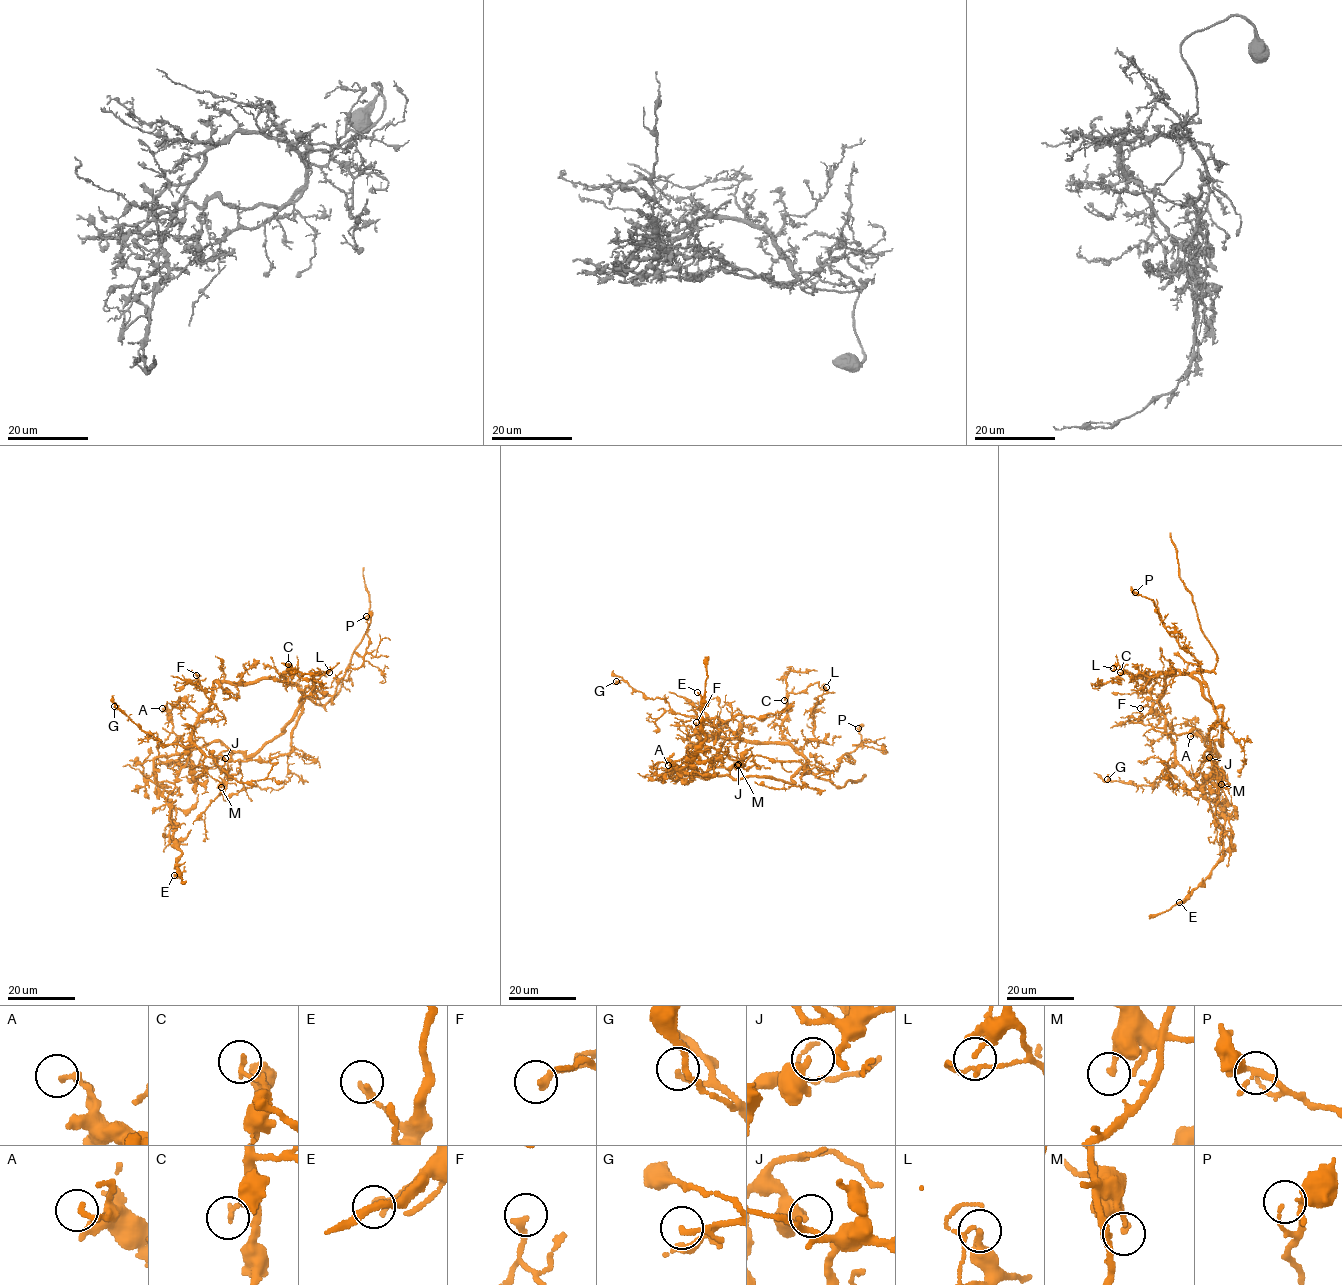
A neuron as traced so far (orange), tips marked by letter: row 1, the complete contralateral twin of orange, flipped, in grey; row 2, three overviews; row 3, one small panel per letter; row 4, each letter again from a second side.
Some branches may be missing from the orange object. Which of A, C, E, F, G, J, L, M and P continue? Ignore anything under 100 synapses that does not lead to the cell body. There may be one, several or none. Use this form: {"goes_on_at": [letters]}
{"goes_on_at": []}

